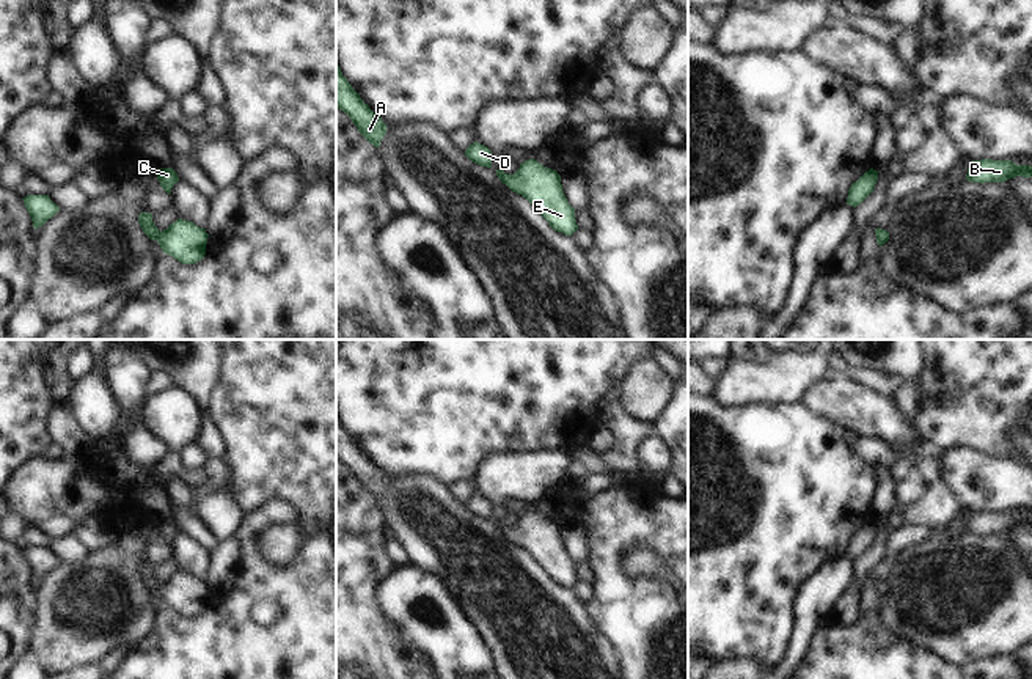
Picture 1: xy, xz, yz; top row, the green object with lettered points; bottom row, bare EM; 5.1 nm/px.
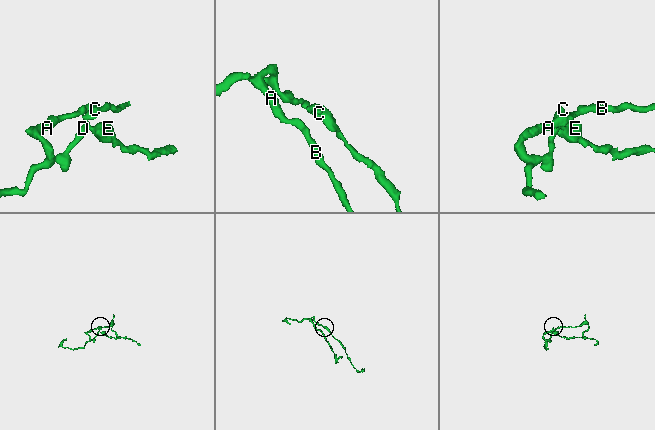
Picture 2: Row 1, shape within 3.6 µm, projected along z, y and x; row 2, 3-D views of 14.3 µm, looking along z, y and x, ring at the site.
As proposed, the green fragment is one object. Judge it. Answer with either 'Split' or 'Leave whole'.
Leave whole

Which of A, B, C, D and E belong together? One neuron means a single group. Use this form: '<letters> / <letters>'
A B C D E

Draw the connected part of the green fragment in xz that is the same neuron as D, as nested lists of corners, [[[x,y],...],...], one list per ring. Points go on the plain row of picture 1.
[[[478,494],[467,500],[465,508],[481,519],[492,519],[492,503]]]

